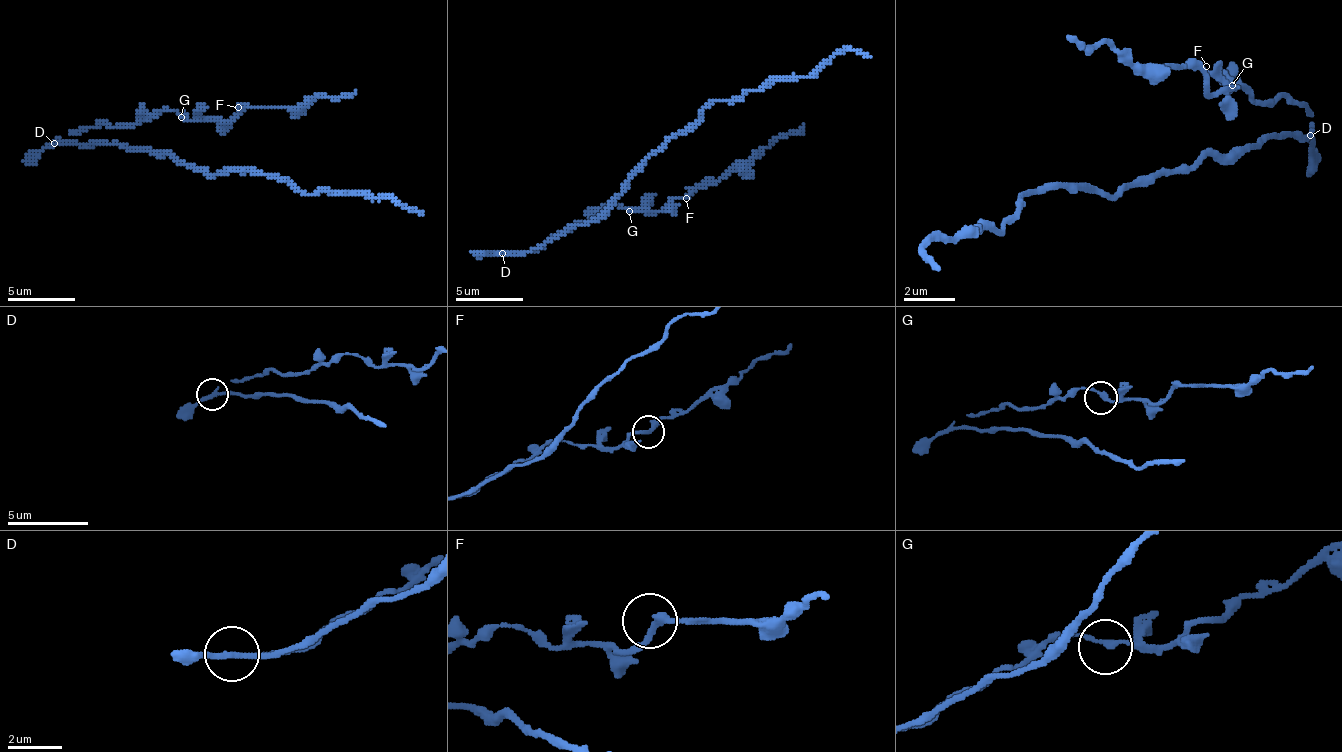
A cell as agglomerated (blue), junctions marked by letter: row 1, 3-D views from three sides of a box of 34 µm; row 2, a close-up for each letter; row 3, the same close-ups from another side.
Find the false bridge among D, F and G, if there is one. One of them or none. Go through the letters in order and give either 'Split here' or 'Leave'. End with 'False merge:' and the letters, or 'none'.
D: Split here
F: Leave
G: Leave
False merge: D

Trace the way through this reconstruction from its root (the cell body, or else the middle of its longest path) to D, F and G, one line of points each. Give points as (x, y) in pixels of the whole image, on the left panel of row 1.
D: (110, 144), (53, 144)
F: (110, 144), (73, 144), (70, 134), (103, 124), (127, 127), (164, 110), (191, 121), (228, 121), (238, 107)
G: (110, 144), (73, 144), (70, 134), (103, 124), (127, 127), (164, 110), (174, 110), (181, 117)

